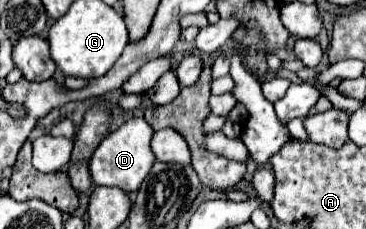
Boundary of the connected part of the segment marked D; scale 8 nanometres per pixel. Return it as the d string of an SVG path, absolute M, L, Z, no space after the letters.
M133 117L125 121L117 131L107 135L95 149L91 157L91 179L95 185L107 185L107 187L119 187L127 193L137 191L147 173L151 171L155 163L155 155L149 147L149 141L153 137L153 127L143 117Z

